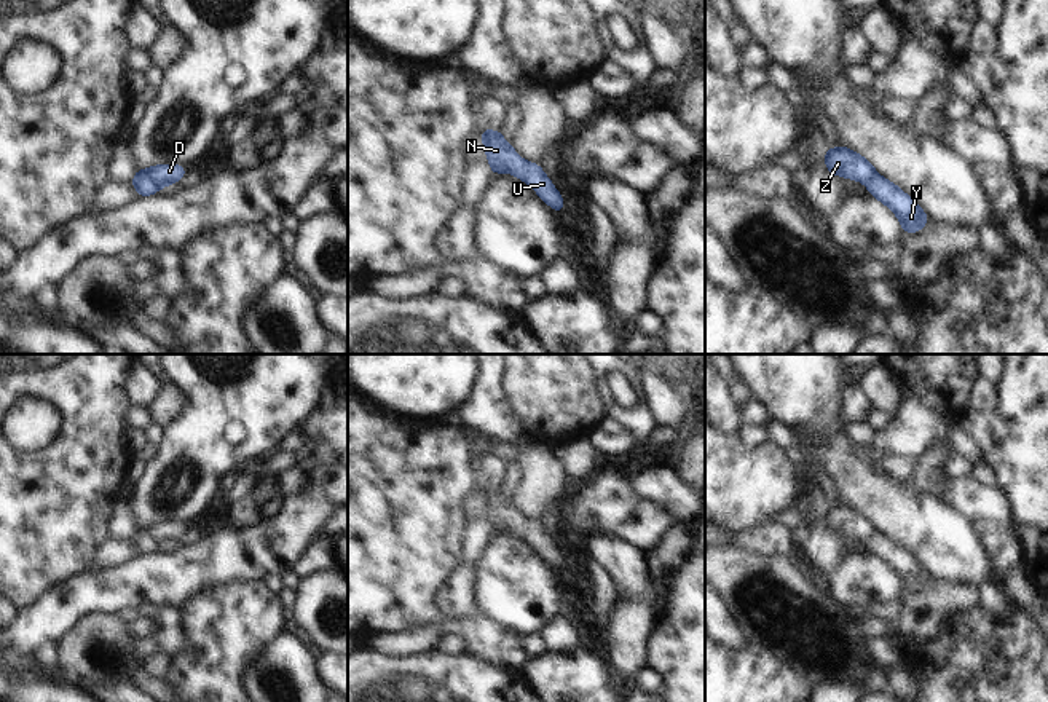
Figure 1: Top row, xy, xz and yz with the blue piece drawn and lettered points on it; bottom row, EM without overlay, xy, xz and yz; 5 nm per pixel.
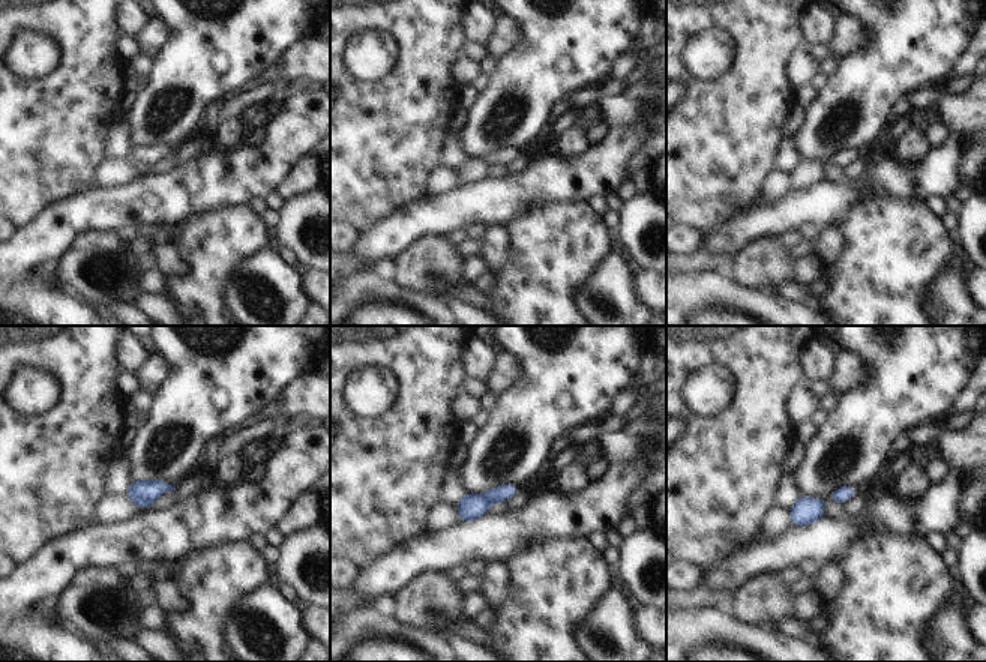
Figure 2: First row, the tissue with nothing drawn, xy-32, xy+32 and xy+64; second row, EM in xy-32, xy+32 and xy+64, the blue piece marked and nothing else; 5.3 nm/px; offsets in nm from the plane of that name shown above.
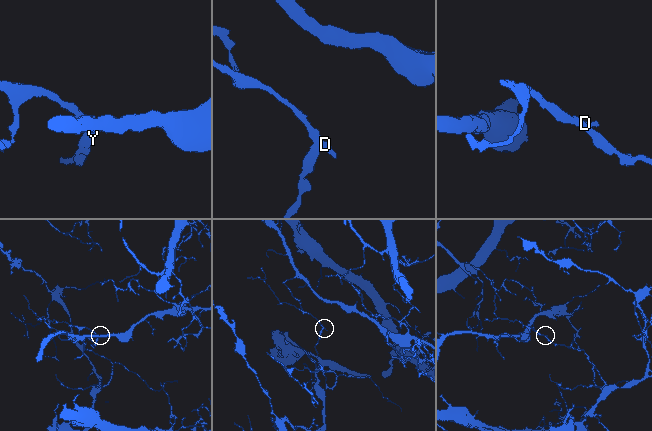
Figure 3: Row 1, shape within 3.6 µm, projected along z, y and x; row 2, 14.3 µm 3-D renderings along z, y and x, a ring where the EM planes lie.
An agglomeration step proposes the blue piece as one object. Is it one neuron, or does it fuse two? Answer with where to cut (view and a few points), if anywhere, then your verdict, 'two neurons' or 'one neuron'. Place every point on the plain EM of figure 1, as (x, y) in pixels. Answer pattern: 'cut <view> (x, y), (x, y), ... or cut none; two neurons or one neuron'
cut xy (136, 530), (150, 536), (158, 544); two neurons

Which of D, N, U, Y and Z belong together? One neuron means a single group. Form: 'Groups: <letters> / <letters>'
Groups: D N U Z / Y.

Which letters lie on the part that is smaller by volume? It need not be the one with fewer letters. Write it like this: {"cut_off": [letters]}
{"cut_off": ["Y"]}

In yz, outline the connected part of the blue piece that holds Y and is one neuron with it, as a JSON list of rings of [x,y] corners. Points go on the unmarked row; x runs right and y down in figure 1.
[[[876,533],[868,541],[868,550],[876,554],[898,573],[903,590],[917,590],[924,587],[925,581],[930,578],[912,555],[885,534]]]

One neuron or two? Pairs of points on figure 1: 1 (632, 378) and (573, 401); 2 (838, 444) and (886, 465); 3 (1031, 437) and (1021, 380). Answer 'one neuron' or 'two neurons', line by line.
1: two neurons
2: two neurons
3: one neuron

